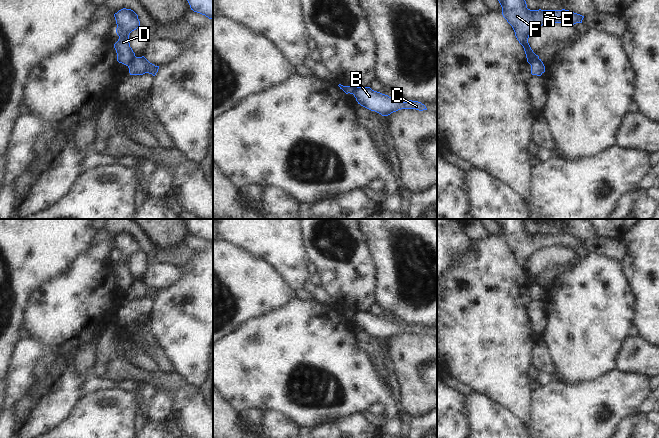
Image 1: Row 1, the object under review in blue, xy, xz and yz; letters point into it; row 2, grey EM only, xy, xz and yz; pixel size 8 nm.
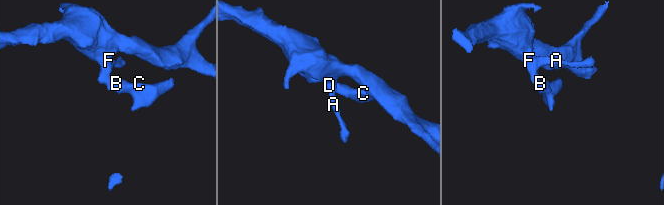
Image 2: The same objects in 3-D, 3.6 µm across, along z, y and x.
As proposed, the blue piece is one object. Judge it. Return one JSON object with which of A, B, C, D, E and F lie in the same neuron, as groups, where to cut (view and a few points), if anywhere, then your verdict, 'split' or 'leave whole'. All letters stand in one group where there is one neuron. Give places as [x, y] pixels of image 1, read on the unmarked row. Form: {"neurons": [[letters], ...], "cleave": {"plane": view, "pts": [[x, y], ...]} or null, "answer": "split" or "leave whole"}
{"neurons": [["A", "D", "E", "F"], ["B", "C"]], "cleave": {"plane": "xy", "pts": [[136, 281], [127, 289]]}, "answer": "split"}

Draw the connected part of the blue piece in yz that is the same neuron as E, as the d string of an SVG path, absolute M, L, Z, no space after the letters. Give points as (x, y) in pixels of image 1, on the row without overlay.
M494 219L502 231L502 239L512 250L515 260L523 270L527 286L539 283L531 273L528 262L530 257L542 249L551 247L582 247L584 240L569 234L530 234L525 219Z

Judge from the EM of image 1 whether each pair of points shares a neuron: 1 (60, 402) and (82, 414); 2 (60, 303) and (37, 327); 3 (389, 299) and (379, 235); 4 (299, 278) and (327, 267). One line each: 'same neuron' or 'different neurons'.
1: different neurons
2: same neuron
3: same neuron
4: different neurons

